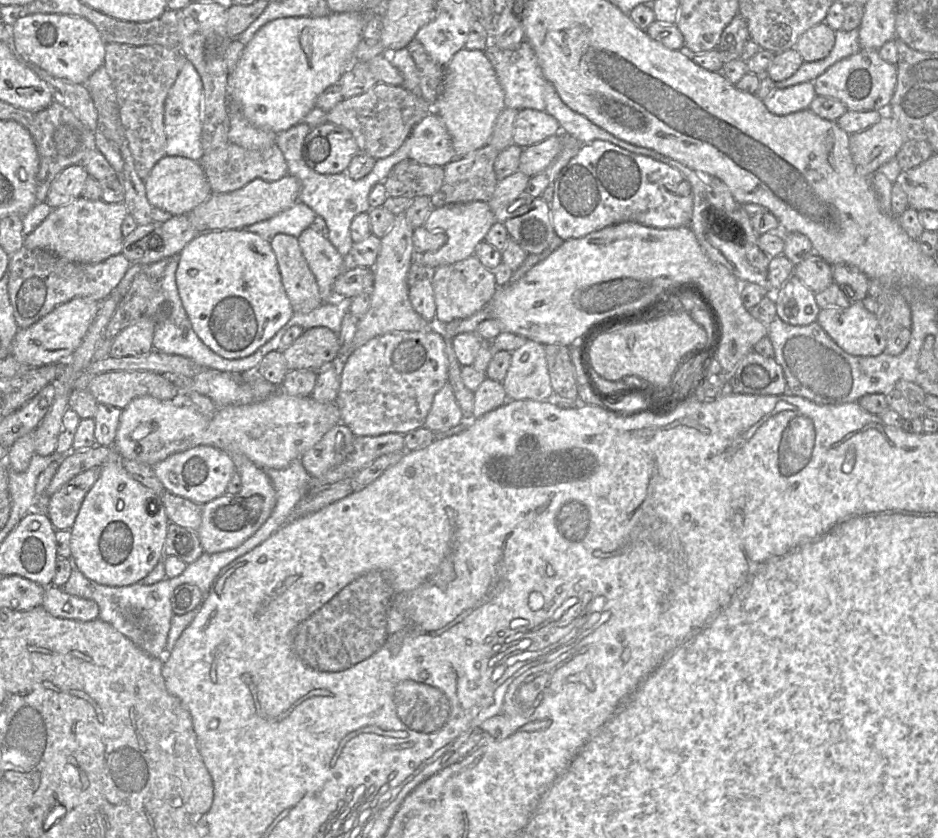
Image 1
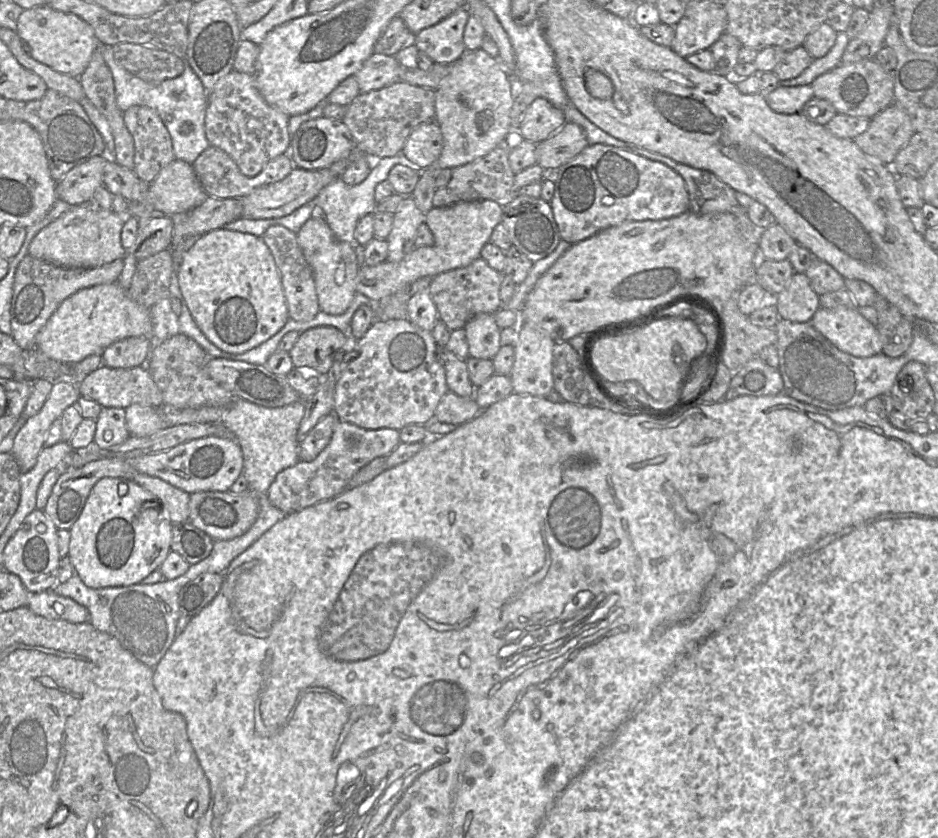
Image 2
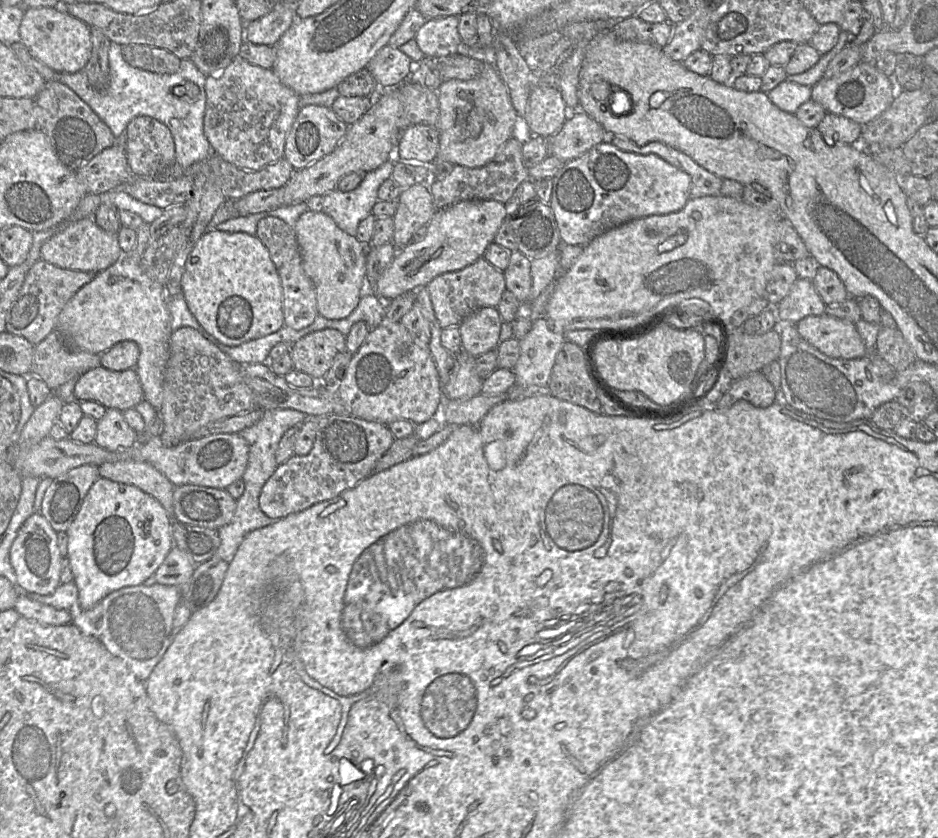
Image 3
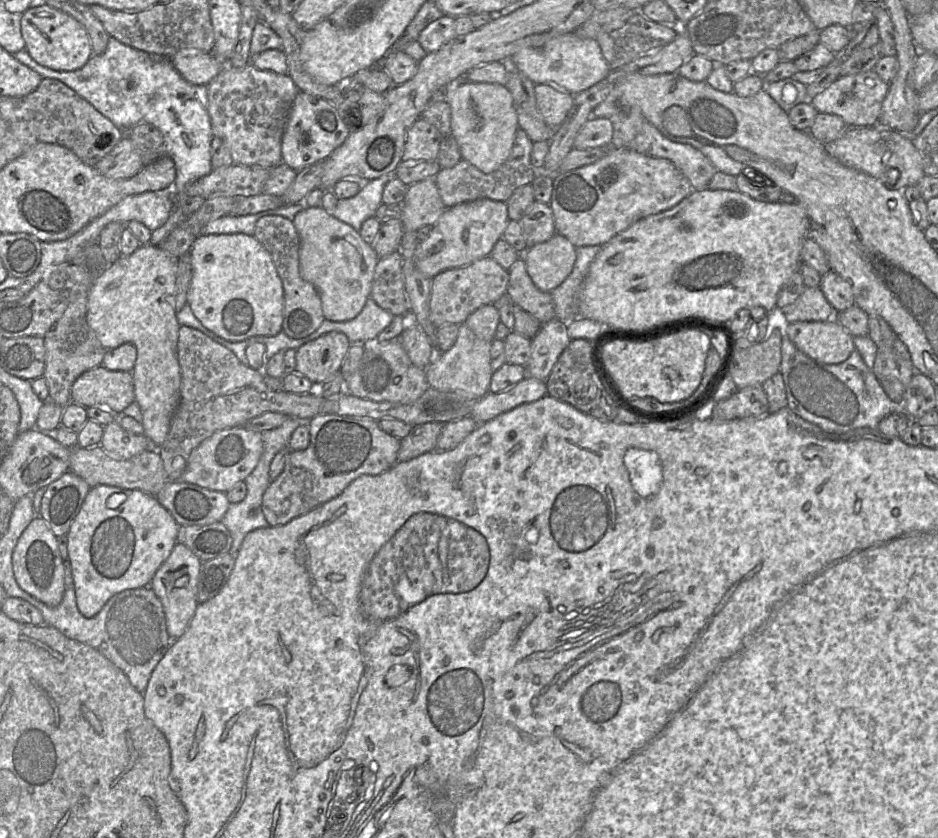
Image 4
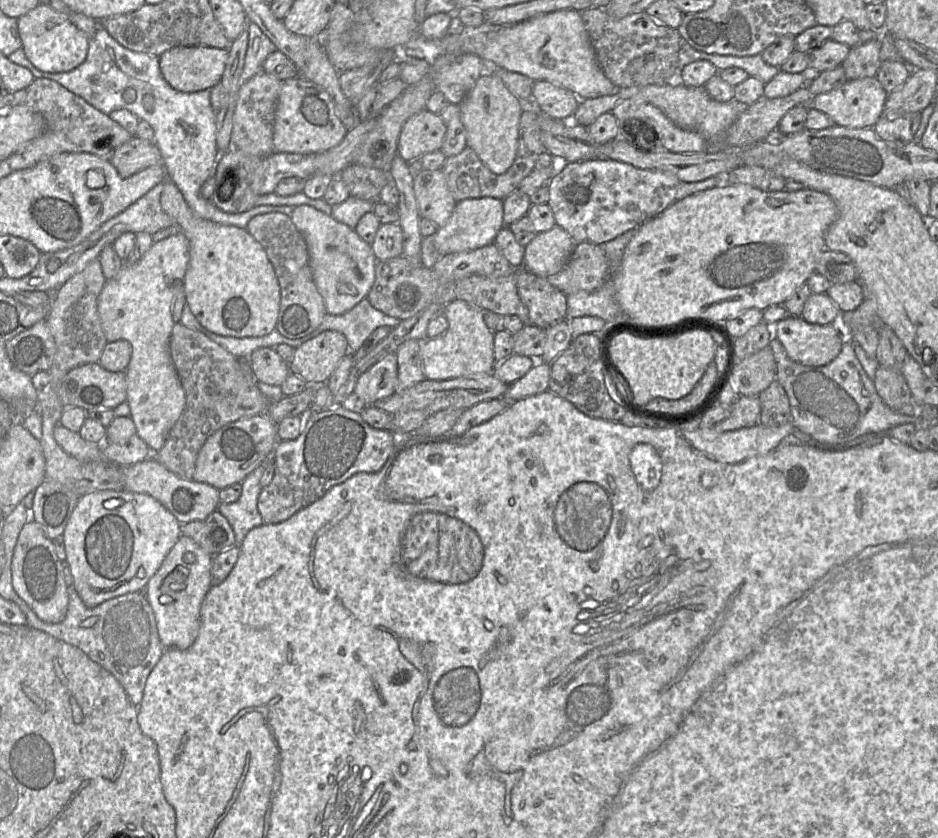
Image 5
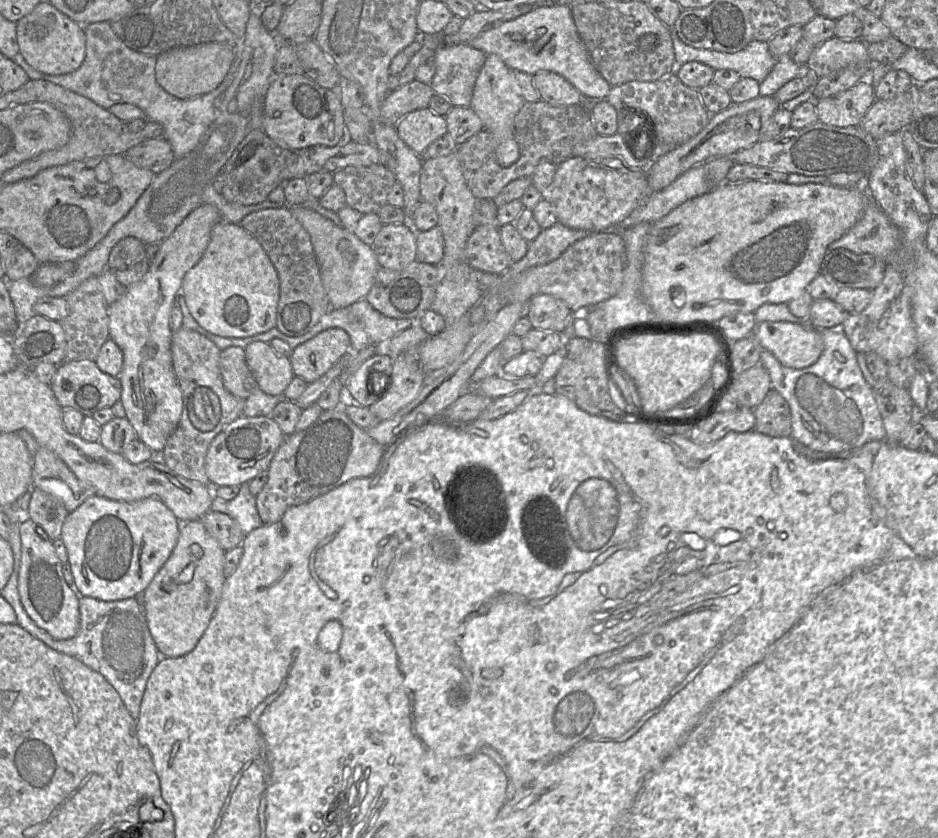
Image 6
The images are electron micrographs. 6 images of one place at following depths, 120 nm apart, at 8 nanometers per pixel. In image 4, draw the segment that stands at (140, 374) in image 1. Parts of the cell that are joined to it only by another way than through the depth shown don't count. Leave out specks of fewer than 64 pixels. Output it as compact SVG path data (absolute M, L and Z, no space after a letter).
M103 365L83 372L73 383L71 402L84 407L102 407L115 416L135 401L131 372L111 371Z

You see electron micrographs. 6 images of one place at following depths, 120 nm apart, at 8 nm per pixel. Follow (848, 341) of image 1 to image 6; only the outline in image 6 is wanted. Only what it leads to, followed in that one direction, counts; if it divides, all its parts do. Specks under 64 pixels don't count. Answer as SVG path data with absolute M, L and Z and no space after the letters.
M764 321L764 322L759 322L753 333L751 335L753 335L758 341L759 343L761 344L763 350L767 350L769 352L771 352L775 358L785 367L788 367L788 368L793 368L793 369L803 369L803 368L807 368L811 365L813 365L820 357L820 355L822 354L823 352L823 349L824 349L824 343L823 343L823 338L822 338L822 335L821 333L819 332L818 329L829 329L829 328L815 328L814 326L810 325L808 323L808 321L806 321L805 324L800 324L800 323L792 323L792 322L788 322L788 321Z

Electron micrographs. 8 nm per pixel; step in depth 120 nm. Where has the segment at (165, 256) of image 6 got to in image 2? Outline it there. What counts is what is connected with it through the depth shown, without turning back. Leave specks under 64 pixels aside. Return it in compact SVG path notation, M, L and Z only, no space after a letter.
M113 282L82 288L63 300L37 334L35 347L49 358L74 365L90 355L100 354L116 341L133 336L145 336L152 339L150 309L132 300L127 290L118 282Z

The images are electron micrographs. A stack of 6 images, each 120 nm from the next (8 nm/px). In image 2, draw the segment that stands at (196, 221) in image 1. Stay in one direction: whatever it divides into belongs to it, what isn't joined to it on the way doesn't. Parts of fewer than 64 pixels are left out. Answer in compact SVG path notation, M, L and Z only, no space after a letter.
M355 147L354 153L348 159L342 159L331 166L319 170L307 170L293 167L291 172L282 180L255 188L251 193L242 198L242 217L251 219L279 218L292 213L305 203L311 202L322 188L337 177L341 177L343 170L350 160L359 155L360 151Z

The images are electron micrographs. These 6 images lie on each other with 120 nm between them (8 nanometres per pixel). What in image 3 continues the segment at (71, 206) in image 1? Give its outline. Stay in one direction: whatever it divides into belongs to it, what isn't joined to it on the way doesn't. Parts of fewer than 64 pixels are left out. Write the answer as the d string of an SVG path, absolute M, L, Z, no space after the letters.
M93 216L60 224L65 226L41 246L40 256L46 262L65 269L96 274L114 264L124 254L118 242L118 233L101 229Z

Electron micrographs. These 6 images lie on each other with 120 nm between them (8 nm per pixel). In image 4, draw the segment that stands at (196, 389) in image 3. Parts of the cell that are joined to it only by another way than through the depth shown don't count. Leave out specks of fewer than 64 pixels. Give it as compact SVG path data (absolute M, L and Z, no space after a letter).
M180 325L178 330L177 358L181 371L181 399L165 441L155 447L172 480L180 479L191 452L216 431L244 425L268 411L280 412L307 422L313 416L322 414L322 404L327 400L318 390L297 394L272 389L261 370L245 365L227 347L186 325Z

